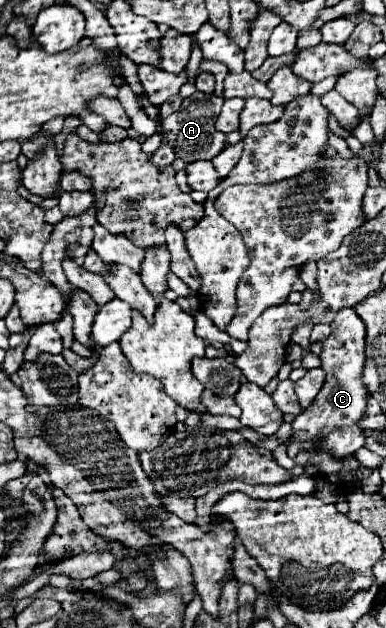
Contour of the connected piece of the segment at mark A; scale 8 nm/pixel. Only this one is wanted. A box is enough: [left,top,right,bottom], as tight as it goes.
[160,92,226,162]

